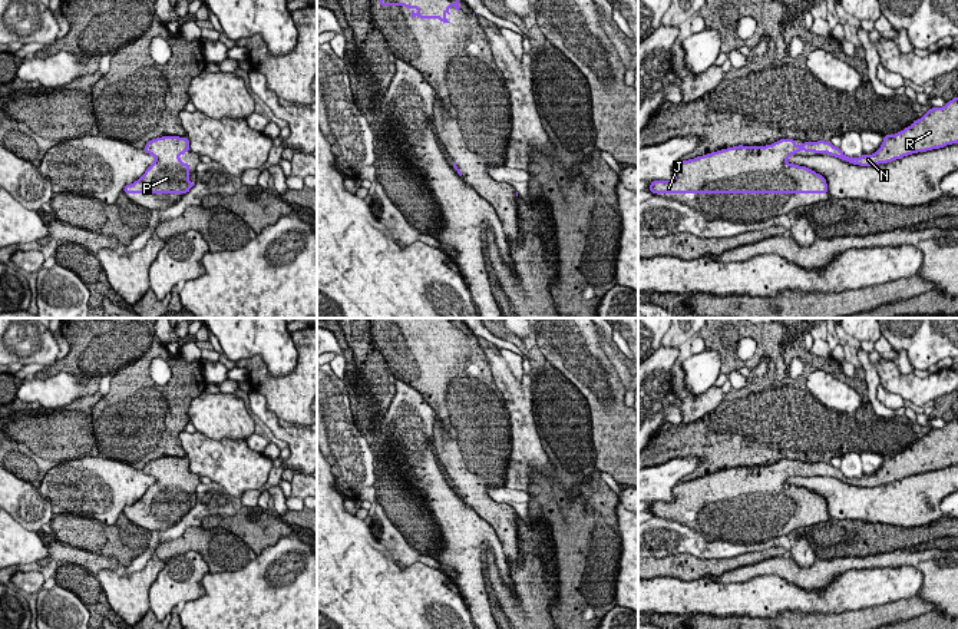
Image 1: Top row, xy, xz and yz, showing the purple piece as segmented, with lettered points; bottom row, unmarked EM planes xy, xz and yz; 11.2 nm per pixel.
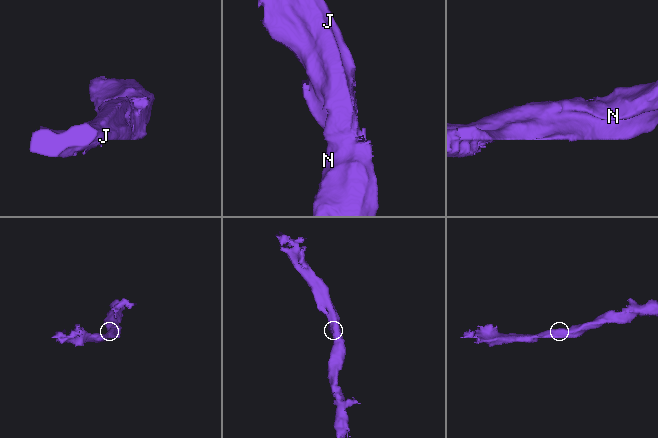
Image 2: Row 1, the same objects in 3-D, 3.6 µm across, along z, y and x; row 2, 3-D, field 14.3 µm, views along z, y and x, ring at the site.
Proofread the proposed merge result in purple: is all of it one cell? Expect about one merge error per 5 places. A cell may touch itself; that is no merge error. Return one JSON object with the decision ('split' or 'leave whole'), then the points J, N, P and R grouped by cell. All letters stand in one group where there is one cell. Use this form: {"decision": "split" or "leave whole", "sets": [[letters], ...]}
{"decision": "leave whole", "sets": [["J", "N", "P", "R"]]}

